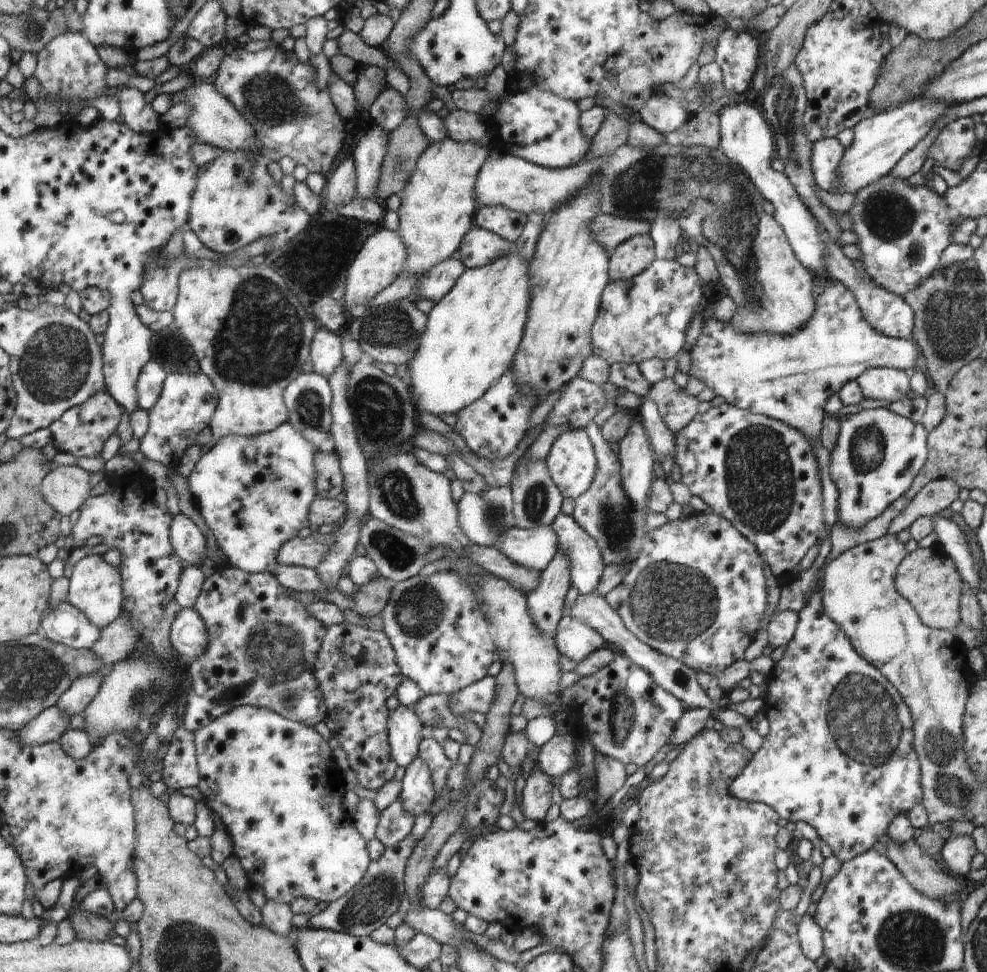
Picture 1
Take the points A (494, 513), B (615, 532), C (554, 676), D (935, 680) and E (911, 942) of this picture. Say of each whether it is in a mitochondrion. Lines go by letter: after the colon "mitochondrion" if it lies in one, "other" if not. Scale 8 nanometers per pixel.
A: mitochondrion
B: mitochondrion
C: other
D: mitochondrion
E: mitochondrion

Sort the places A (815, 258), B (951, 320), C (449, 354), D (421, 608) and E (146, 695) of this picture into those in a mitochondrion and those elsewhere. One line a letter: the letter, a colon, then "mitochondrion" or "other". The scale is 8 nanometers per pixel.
A: other
B: mitochondrion
C: other
D: mitochondrion
E: mitochondrion

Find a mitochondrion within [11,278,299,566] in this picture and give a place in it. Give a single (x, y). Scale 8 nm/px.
(56, 361)

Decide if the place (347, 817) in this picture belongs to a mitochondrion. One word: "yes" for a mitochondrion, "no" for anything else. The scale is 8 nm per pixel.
no

